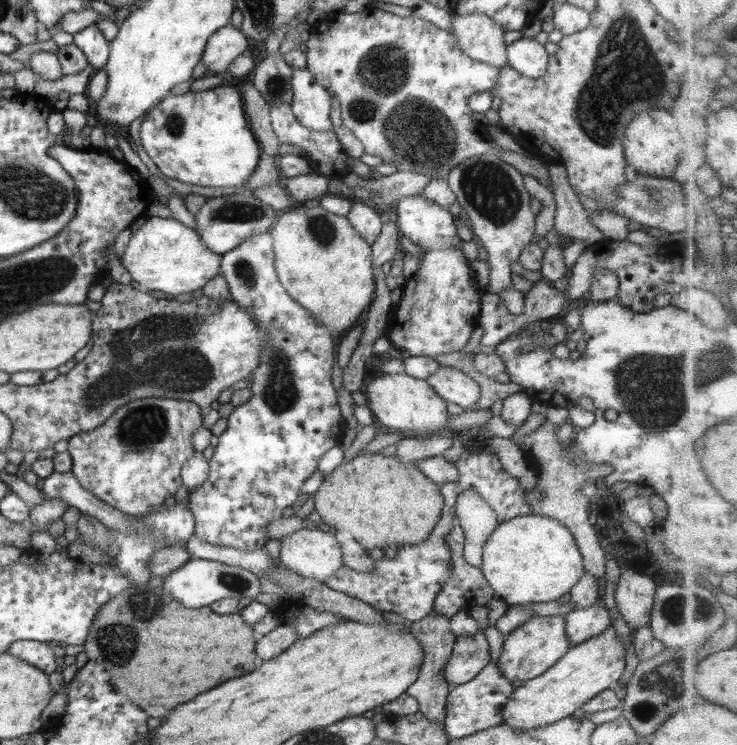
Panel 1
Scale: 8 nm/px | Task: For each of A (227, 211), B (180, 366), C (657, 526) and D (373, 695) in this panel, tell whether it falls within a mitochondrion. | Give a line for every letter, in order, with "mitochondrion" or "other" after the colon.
A: mitochondrion
B: mitochondrion
C: other
D: other

